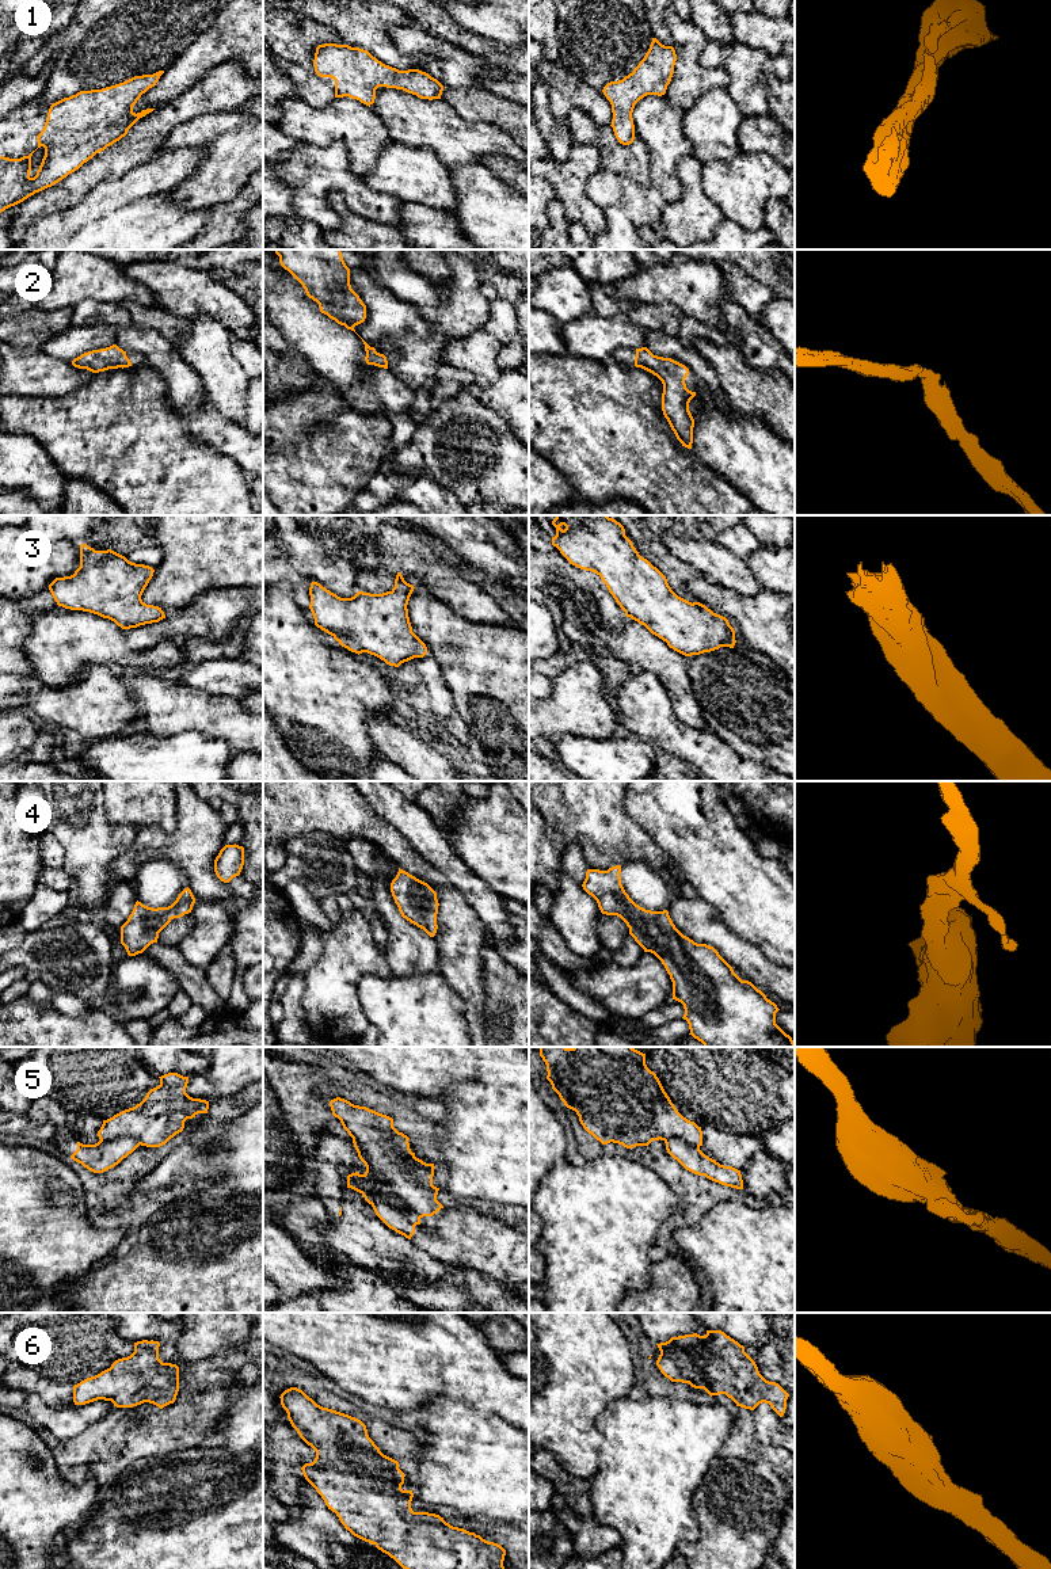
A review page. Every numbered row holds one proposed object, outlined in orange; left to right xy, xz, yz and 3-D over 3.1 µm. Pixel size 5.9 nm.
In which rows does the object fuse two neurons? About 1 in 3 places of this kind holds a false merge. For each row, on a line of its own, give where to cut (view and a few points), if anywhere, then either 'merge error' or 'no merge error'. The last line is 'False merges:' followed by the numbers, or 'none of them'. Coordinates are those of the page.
1: no cut | no merge error
2: no cut | no merge error
3: no cut | no merge error
4: no cut | no merge error
5: xz (374, 1188), (385, 1188), (404, 1206) | merge error
6: no cut | no merge error
False merges: 5

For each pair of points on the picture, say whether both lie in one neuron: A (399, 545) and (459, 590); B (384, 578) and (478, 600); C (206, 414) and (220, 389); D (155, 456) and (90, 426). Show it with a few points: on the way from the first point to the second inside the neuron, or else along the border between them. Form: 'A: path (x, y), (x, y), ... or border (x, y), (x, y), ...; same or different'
A: path (414, 556), (444, 581); same
B: path (407, 566), (425, 566), (433, 570), (454, 590); same
C: border (208, 399), (223, 416), (236, 423); different
D: path (139, 453), (114, 433), (106, 433); same

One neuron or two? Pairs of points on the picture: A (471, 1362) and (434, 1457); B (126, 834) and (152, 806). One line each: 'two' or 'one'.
A: two
B: two

